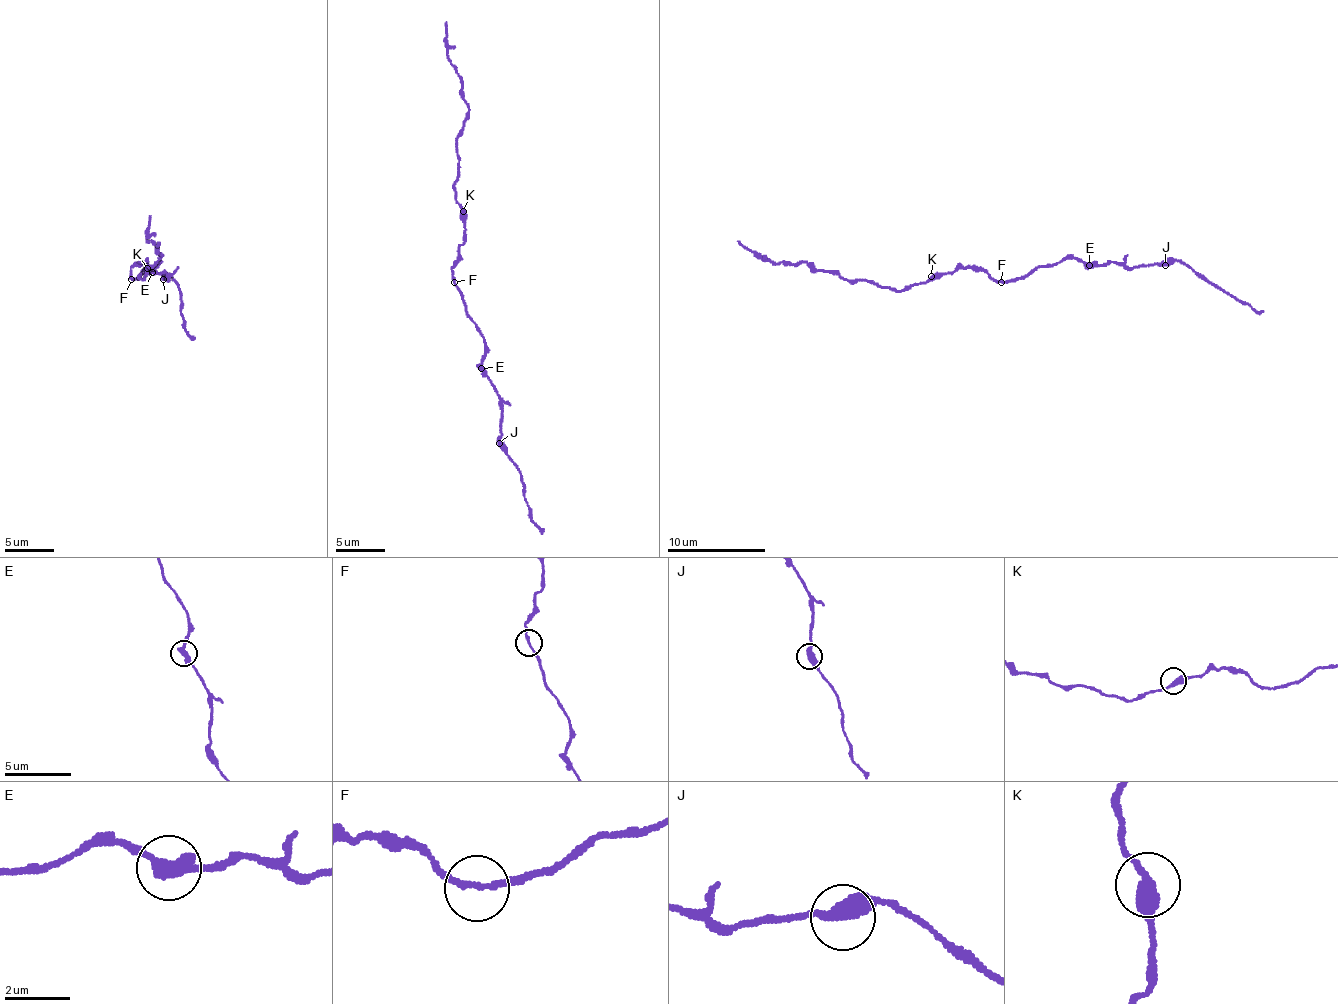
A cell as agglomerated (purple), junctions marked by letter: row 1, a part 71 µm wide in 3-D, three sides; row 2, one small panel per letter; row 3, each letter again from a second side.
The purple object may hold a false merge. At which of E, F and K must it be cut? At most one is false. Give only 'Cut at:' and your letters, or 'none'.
Cut at: E

